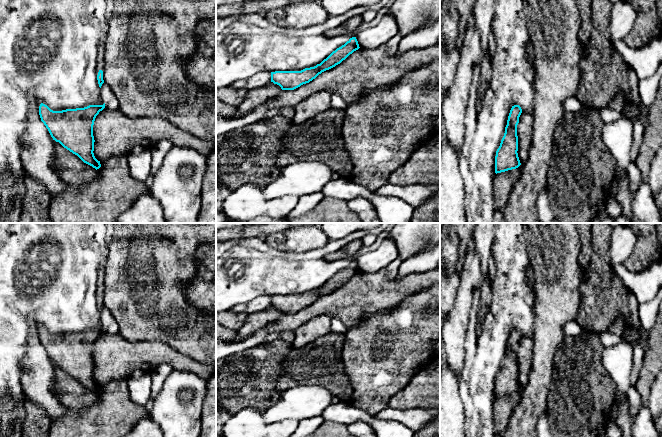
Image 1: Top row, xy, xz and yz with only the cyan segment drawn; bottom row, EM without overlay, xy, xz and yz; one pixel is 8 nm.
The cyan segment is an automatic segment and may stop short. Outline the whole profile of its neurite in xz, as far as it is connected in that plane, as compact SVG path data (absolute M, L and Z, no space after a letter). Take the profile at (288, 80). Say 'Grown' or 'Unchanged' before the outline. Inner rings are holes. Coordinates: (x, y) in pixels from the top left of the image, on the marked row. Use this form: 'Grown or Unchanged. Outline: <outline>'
Unchanged. Outline: M356 37L350 38L344 45L333 51L326 59L314 67L301 71L275 71L271 72L271 82L277 84L282 90L294 90L303 84L309 83L322 72L340 64L350 54L358 50Z

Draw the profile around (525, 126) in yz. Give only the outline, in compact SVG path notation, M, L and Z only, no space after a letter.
M522 112L517 125L518 157L521 164L527 162L533 137L533 115Z

